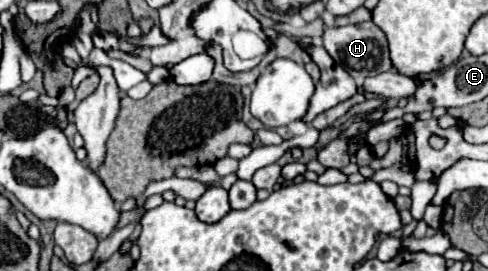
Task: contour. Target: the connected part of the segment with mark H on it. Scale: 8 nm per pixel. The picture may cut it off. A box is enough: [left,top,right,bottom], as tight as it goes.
[324,22,392,82]

